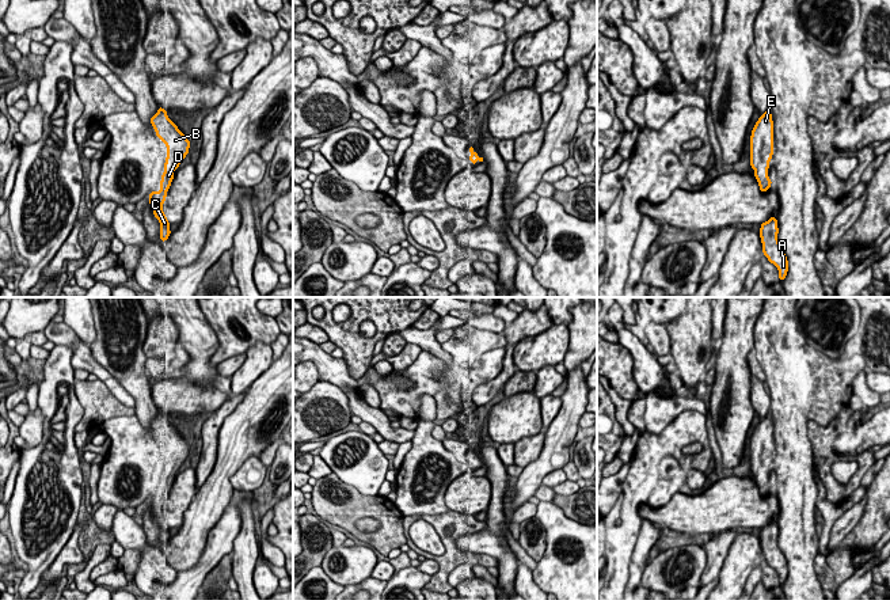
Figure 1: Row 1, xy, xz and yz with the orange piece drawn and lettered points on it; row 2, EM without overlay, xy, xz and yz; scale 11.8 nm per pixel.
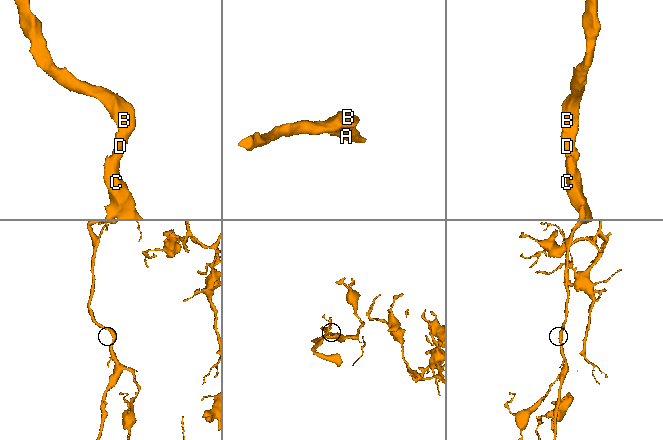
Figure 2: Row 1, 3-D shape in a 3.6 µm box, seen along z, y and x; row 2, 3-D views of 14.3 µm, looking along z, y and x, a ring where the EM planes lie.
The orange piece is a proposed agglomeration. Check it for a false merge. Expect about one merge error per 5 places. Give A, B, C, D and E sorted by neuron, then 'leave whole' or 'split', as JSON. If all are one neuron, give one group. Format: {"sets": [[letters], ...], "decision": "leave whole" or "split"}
{"sets": [["A", "B", "C", "D", "E"]], "decision": "leave whole"}

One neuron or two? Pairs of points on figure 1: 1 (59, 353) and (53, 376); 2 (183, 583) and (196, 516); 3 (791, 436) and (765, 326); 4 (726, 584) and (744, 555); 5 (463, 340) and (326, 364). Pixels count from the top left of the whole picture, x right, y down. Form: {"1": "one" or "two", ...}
{"1": "one", "2": "two", "3": "one", "4": "one", "5": "one"}

